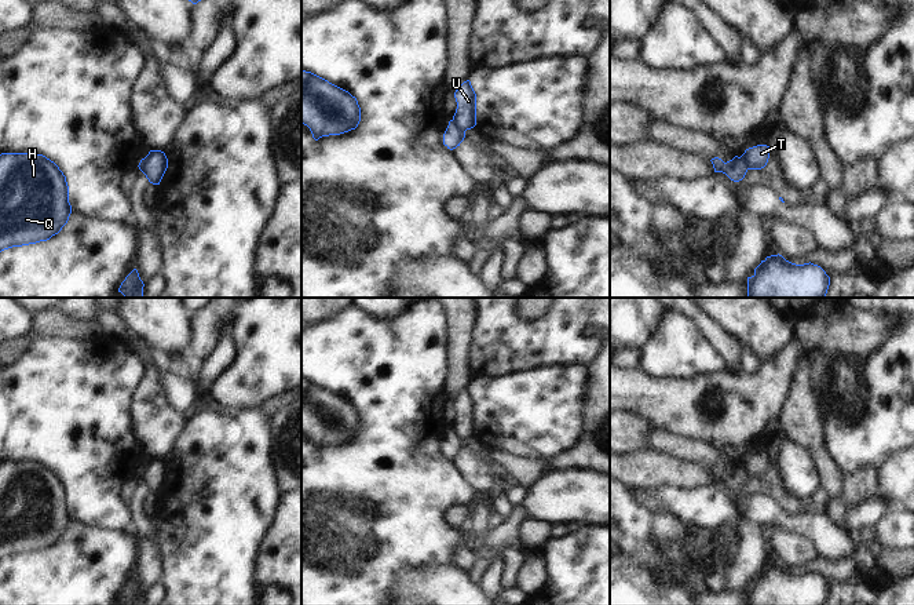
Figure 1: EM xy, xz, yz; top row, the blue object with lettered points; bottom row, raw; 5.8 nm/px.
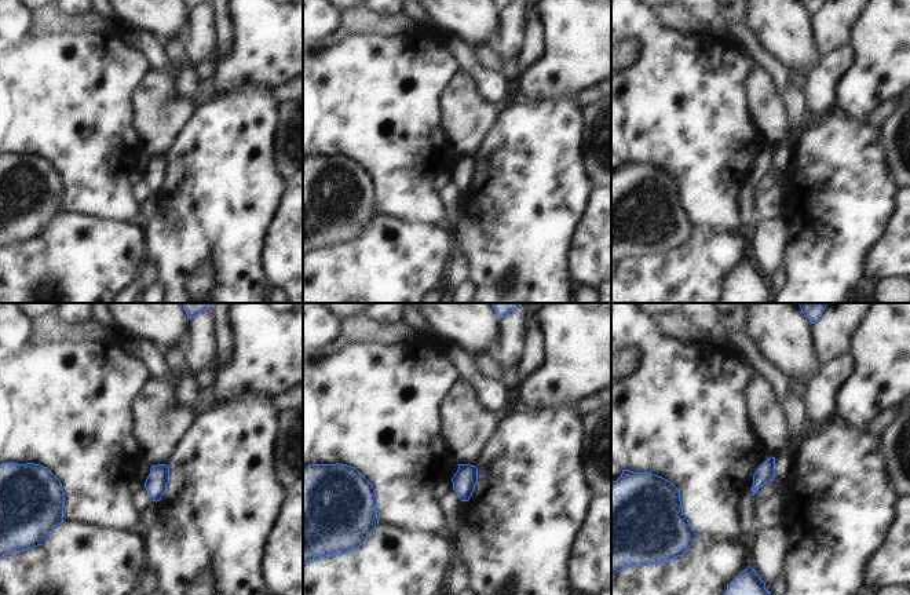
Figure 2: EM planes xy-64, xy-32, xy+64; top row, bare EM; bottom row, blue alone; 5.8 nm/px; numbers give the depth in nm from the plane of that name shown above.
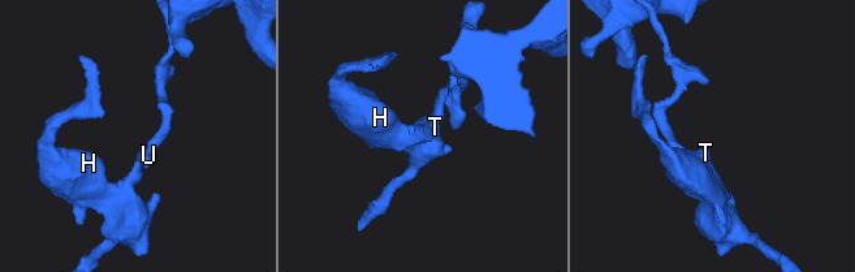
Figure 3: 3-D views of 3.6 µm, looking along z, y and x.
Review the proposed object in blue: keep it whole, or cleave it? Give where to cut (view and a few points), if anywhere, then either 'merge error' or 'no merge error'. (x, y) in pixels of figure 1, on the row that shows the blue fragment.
cut xz (452, 120), (465, 130); merge error

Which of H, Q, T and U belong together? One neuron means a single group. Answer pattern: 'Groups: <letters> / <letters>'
Groups: H Q T / U

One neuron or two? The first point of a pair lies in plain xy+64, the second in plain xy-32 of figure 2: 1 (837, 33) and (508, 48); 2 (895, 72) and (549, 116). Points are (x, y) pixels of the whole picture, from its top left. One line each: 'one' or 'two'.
1: one
2: two

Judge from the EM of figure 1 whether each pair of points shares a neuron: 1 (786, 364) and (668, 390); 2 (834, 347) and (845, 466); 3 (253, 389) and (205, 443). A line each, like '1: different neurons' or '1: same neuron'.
1: same neuron
2: different neurons
3: different neurons

